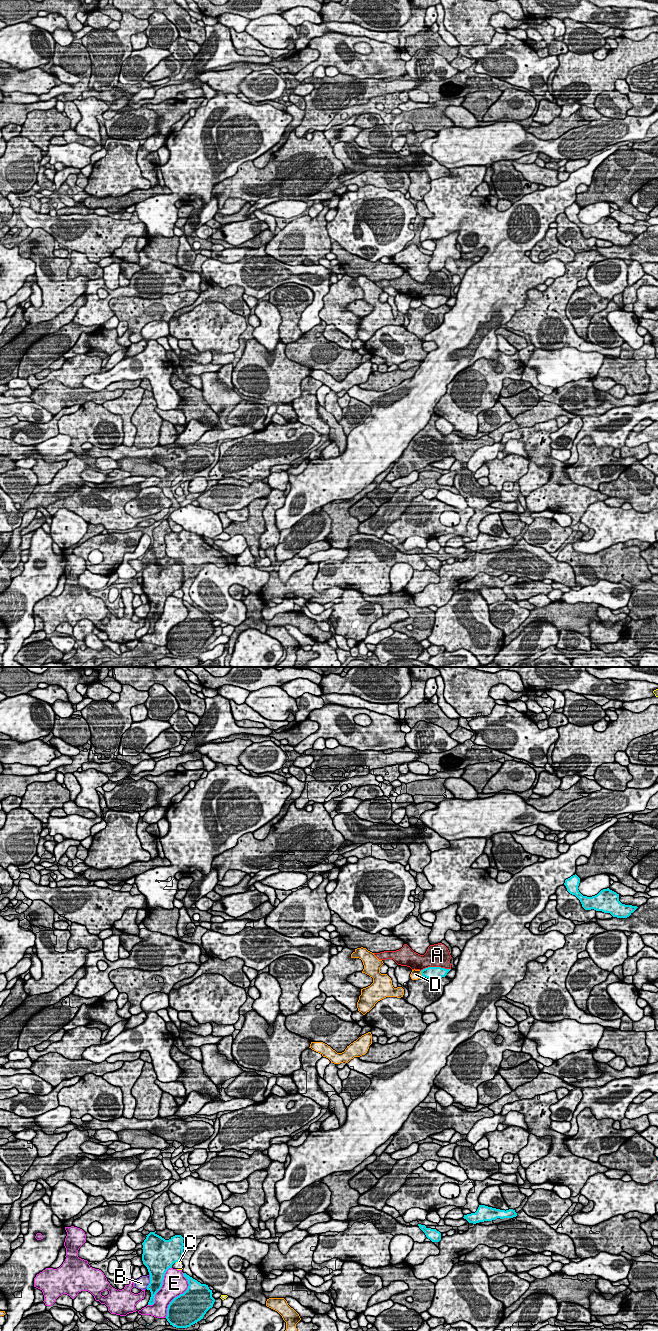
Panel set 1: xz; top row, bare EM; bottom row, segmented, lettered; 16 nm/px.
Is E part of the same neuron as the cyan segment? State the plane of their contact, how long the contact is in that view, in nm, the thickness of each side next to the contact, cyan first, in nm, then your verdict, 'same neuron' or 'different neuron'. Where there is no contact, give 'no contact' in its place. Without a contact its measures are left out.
contact in xz; length 800 nm; calibres 500 and 380 nm; same neuron

